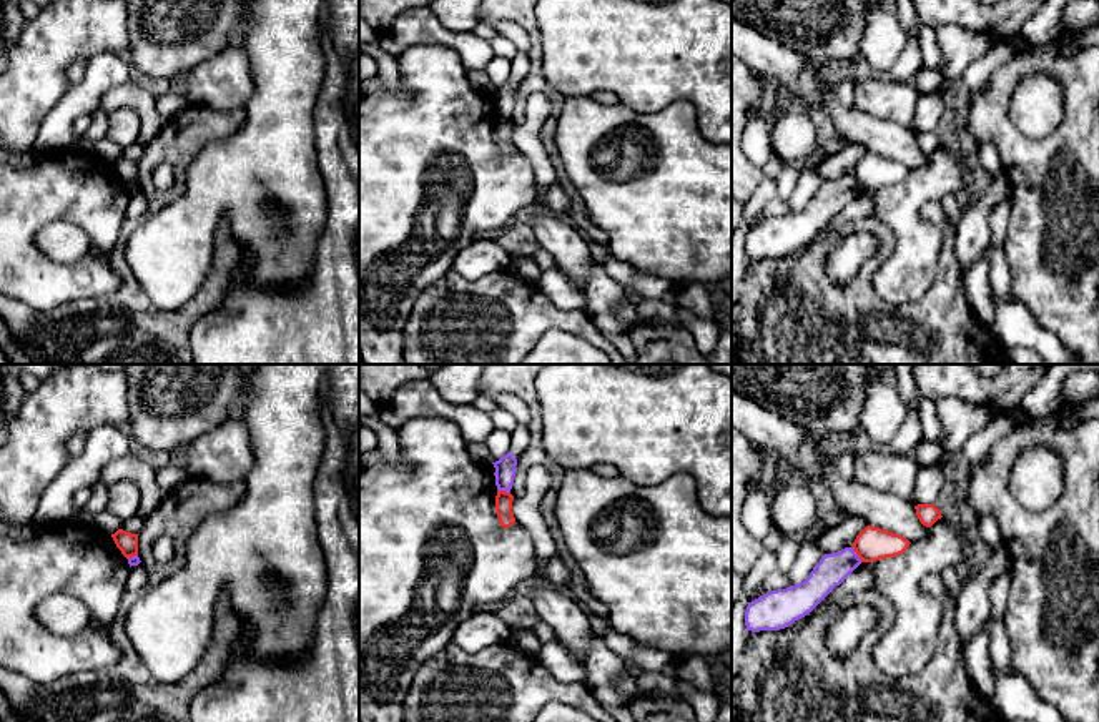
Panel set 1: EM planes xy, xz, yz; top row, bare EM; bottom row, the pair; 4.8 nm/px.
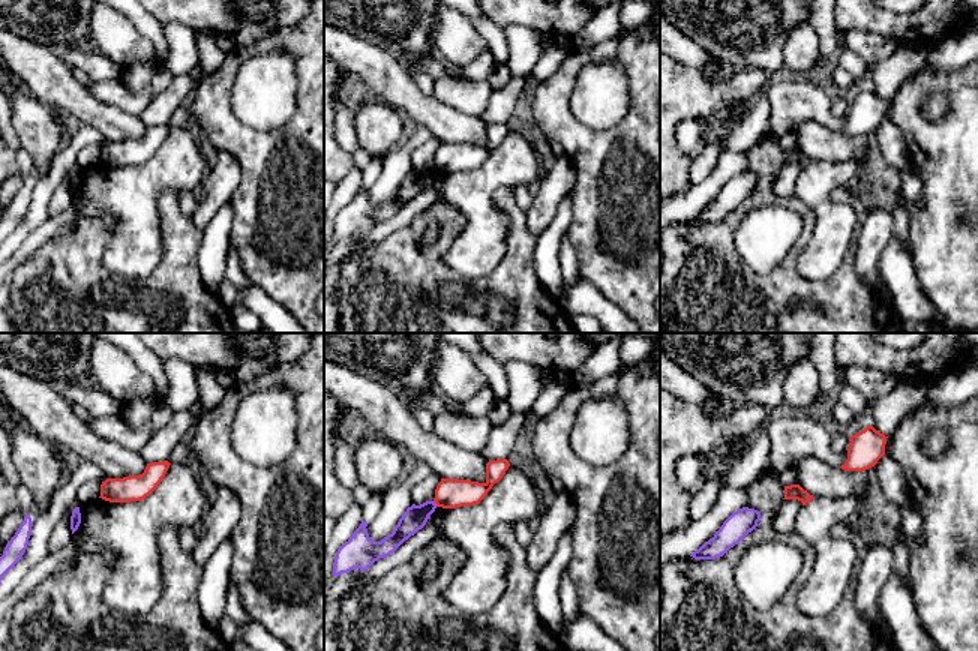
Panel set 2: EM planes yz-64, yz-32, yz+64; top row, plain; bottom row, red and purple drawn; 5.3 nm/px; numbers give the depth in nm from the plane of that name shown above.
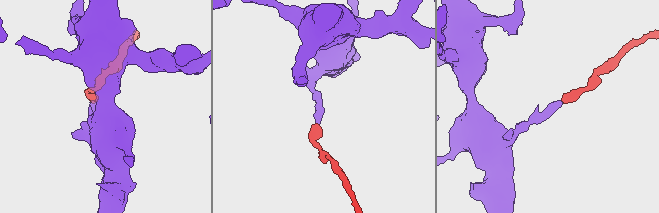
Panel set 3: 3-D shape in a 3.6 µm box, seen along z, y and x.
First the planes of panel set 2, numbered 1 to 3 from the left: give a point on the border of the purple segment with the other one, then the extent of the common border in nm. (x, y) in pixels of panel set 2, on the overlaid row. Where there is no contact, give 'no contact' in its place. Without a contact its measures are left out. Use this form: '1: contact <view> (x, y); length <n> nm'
1: no contact
2: contact yz-32 (435, 503); length 40 nm
3: no contact

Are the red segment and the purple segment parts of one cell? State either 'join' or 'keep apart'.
keep apart

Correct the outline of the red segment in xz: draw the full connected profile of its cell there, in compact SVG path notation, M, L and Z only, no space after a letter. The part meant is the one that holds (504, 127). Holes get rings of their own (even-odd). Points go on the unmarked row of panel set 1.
M497 116L495 140L497 140L500 153L505 156L515 150L515 145L512 140L512 128L514 128L514 123L510 120Z

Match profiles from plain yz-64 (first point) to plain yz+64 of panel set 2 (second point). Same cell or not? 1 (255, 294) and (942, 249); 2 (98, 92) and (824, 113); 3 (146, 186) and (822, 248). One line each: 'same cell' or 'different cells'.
1: different cells
2: same cell
3: same cell

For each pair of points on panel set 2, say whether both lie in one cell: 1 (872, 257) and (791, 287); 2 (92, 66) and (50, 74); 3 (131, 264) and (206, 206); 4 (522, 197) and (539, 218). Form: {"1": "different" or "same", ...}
{"1": "different", "2": "different", "3": "different", "4": "different"}

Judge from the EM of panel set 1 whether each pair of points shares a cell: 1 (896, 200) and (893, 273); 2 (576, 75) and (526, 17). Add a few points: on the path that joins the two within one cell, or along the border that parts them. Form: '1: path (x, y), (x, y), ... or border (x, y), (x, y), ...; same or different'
1: path (903, 218), (905, 255); same
2: border (536, 17), (544, 72); different

